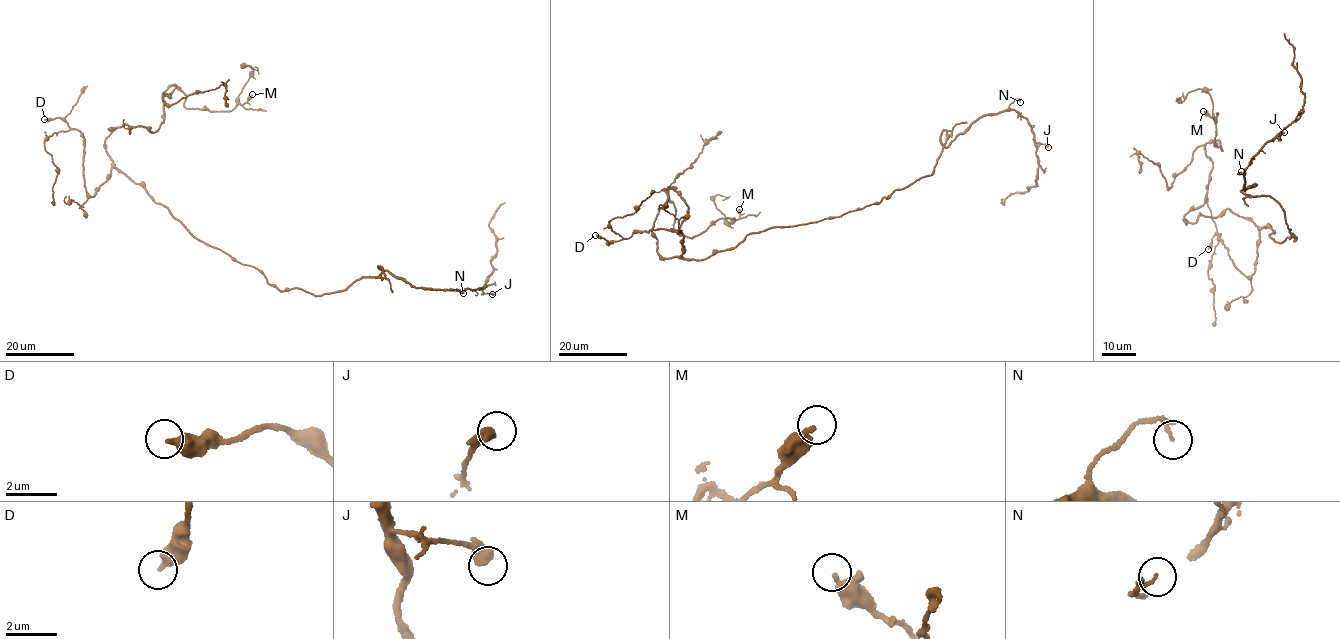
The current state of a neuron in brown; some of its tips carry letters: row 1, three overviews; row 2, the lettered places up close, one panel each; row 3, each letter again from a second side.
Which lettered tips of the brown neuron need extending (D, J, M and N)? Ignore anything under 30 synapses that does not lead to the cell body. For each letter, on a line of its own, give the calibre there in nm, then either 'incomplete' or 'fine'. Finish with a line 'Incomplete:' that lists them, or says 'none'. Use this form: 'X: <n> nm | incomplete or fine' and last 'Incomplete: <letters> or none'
D: 320 nm | fine
J: 480 nm | fine
M: 400 nm | fine
N: 130 nm | fine
Incomplete: none

